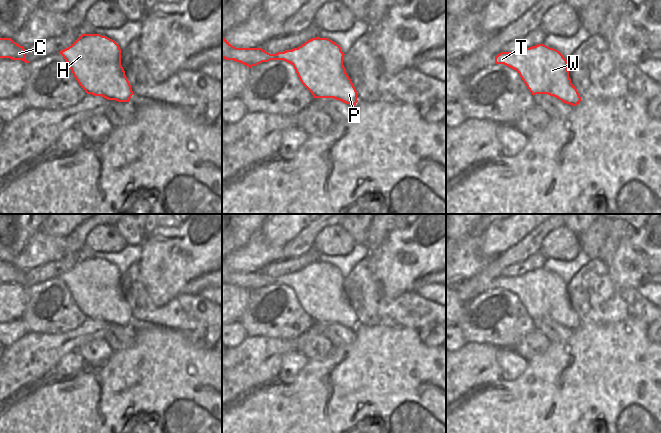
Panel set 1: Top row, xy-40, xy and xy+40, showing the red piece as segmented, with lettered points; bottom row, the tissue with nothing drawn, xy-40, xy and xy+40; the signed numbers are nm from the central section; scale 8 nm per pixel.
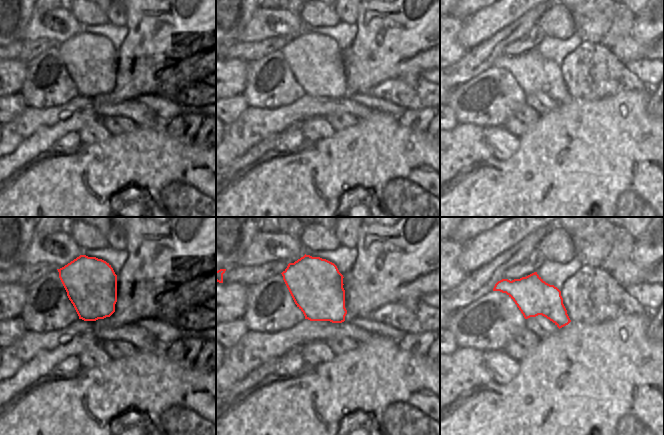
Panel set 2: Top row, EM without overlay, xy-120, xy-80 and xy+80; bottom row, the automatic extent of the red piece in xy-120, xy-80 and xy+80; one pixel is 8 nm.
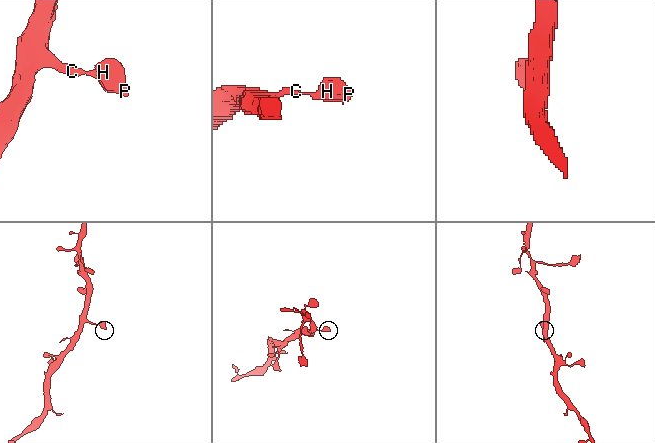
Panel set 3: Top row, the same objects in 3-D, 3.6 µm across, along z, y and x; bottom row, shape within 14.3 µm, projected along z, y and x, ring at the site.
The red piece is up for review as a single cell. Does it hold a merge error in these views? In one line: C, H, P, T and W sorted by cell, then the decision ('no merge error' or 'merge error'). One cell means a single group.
C H P T W | no merge error

